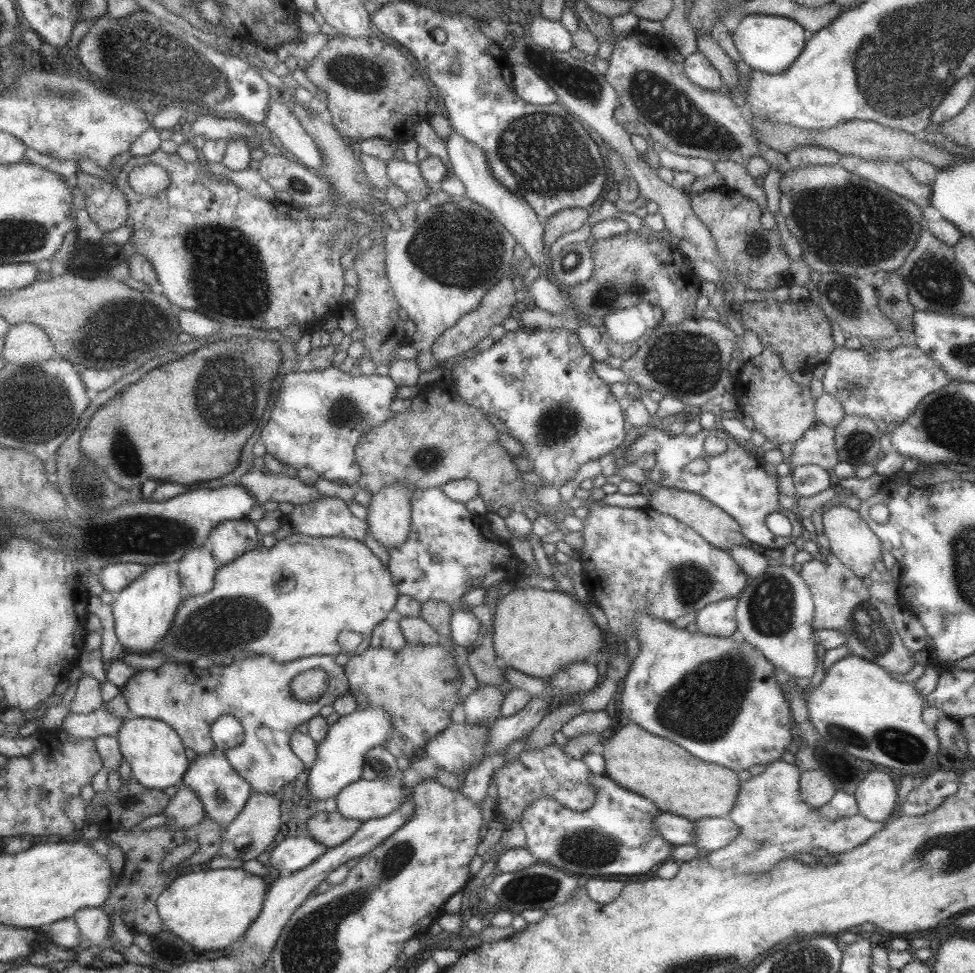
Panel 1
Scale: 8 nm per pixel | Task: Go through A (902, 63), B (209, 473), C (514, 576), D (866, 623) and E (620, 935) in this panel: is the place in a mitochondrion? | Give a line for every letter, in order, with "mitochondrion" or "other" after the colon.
A: mitochondrion
B: other
C: other
D: mitochondrion
E: other

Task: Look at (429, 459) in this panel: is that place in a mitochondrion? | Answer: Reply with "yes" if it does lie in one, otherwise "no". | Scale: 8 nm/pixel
yes

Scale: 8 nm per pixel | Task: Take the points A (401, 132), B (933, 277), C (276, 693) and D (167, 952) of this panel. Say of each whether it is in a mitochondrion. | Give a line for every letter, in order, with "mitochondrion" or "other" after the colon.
A: other
B: mitochondrion
C: other
D: other

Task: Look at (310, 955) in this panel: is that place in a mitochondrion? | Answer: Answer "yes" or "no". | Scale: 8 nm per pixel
yes

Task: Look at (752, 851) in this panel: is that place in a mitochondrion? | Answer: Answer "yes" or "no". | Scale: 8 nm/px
yes

